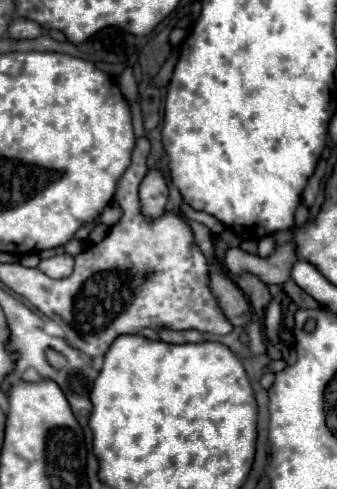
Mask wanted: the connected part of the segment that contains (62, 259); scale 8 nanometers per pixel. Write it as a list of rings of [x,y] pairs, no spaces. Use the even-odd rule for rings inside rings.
[[[56,254],[52,258],[46,258],[38,264],[38,268],[48,274],[50,278],[66,278],[72,274],[74,268],[74,256],[70,254]]]

